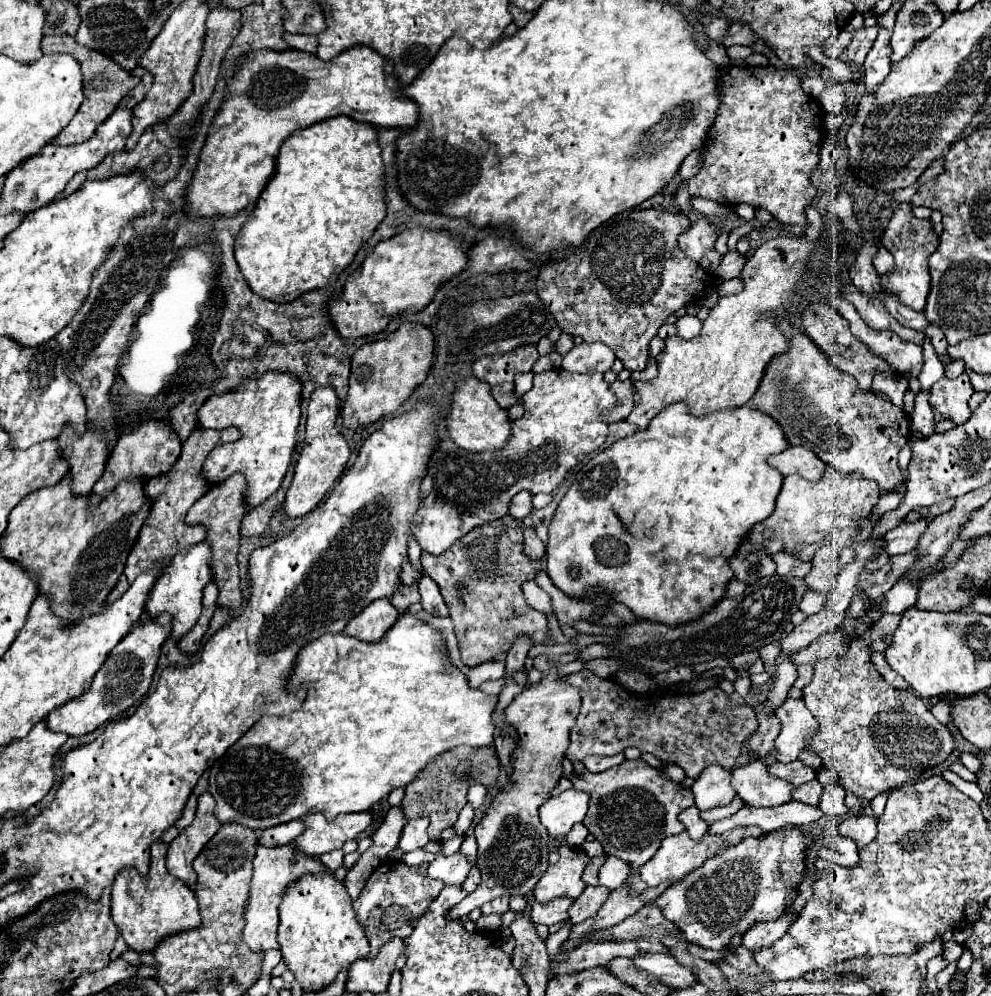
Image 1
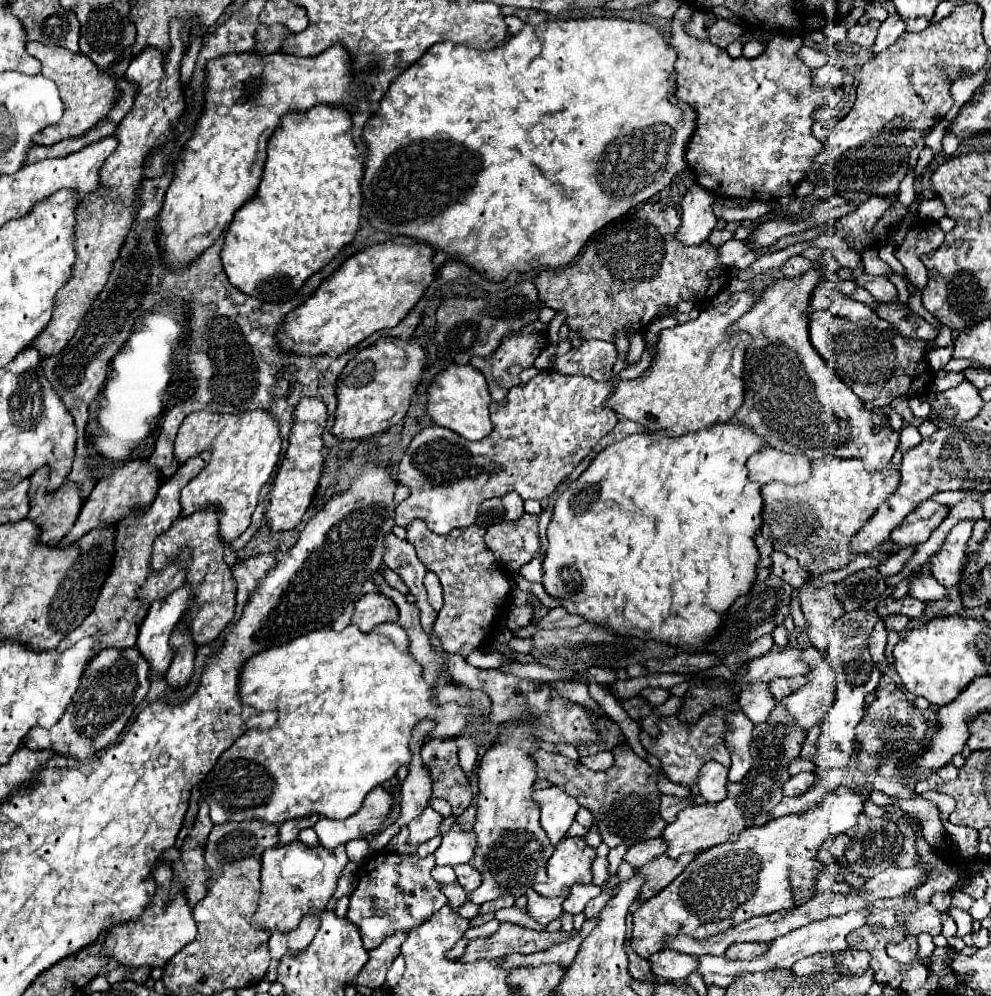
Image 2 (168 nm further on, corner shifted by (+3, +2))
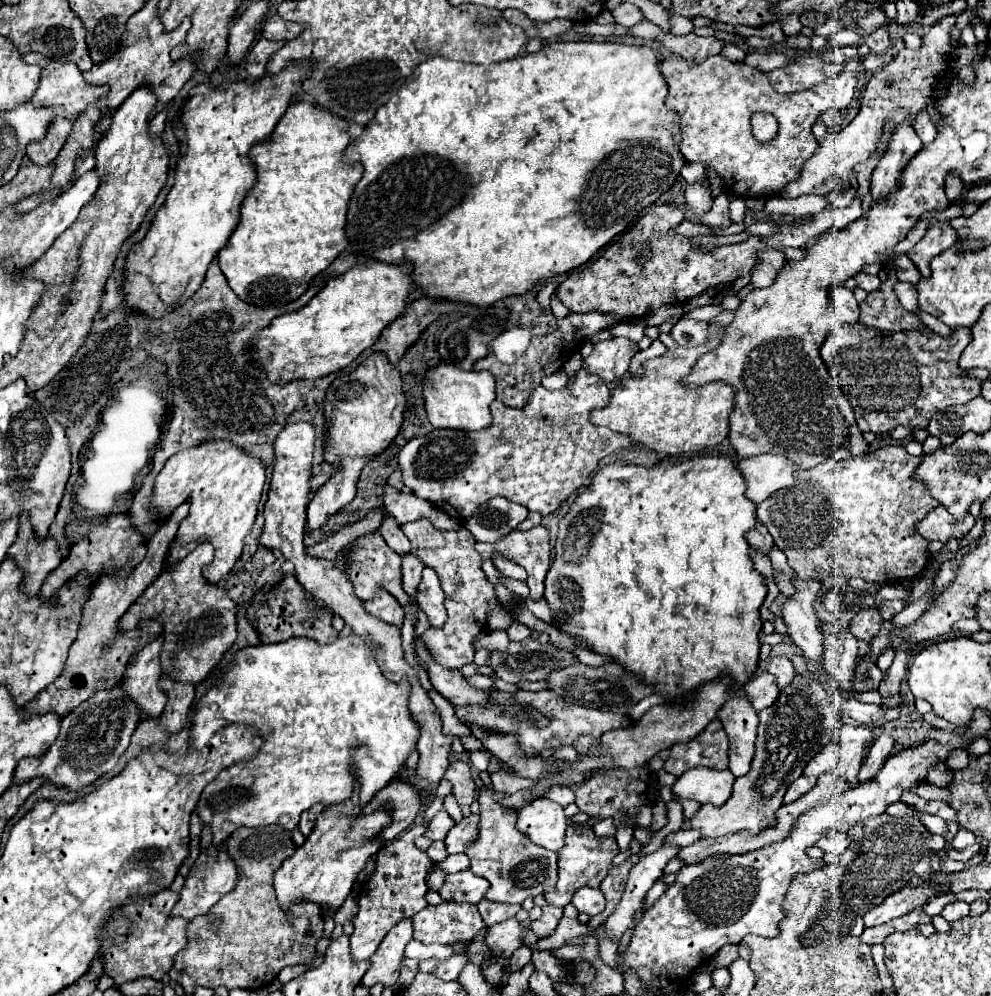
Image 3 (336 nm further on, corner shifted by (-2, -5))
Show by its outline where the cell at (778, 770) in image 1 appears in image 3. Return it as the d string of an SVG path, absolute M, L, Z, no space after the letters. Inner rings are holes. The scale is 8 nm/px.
M826 744L804 768L806 776L820 776L828 770L832 770L838 764L838 746L836 744Z

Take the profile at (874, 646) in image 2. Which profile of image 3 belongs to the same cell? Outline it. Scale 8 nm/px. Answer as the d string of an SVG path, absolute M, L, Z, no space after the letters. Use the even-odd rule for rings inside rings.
M870 608L870 610L858 612L858 614L852 618L850 630L857 639L866 642L866 644L870 644L870 642L876 638L882 622L884 622L884 620L882 620L878 608ZM858 634L860 634L862 638L860 638Z

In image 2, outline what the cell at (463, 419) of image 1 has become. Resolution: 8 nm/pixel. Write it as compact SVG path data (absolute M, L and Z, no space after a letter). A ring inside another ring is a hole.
M449 365L429 385L429 417L435 425L447 427L469 441L479 441L493 431L493 423L489 419L489 403L491 395L487 391L485 377L479 369L471 365Z

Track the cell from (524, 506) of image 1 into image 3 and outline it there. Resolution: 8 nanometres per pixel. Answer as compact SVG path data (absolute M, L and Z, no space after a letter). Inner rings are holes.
M496 496L488 500L488 504L482 504L474 516L464 520L464 526L474 534L478 542L496 542L510 530L518 528L526 516L526 506Z

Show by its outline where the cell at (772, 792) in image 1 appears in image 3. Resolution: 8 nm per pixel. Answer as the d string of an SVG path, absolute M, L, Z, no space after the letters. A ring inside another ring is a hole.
M740 694L728 700L728 704L724 704L724 708L718 714L718 720L722 722L730 738L730 748L728 748L730 772L736 778L746 776L754 752L758 714L754 712L750 700L744 694Z

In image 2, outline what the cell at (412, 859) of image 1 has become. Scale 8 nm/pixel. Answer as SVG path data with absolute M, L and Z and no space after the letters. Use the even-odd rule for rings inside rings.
M433 837L433 839L425 841L425 843L421 843L421 845L417 847L417 855L419 855L419 857L427 857L427 855L435 853L435 849L439 847L439 843L441 843L441 837Z

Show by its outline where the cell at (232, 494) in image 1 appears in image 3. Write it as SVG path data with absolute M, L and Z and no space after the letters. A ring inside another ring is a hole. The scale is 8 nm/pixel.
M200 542L176 566L166 566L164 572L140 594L132 608L120 620L120 628L136 628L140 620L156 618L164 624L164 648L160 654L162 672L170 678L200 684L210 670L220 662L224 652L236 640L236 604L228 592L204 578L202 570L212 562L214 548Z

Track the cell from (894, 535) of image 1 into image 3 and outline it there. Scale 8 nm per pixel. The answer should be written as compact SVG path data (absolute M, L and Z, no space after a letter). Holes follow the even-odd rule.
M936 506L932 512L928 512L928 516L924 520L920 520L916 524L916 532L922 538L926 538L928 542L932 542L932 540L946 542L950 536L962 538L964 534L970 532L972 526L974 526L974 518L972 516L968 516L962 522L956 522L944 506Z

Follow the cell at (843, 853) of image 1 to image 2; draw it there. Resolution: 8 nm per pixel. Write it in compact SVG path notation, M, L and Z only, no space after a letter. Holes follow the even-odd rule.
M839 833L839 835L833 835L833 837L829 839L829 843L827 843L827 845L829 845L829 849L831 849L833 857L841 859L841 857L843 857L843 853L845 853L847 843L849 843L849 837L847 837L845 833Z

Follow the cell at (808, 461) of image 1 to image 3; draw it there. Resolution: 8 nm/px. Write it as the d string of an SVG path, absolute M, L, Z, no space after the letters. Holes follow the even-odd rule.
M760 454L754 458L742 458L738 466L748 484L746 496L756 504L766 500L780 488L790 488L792 484L796 484L798 466L786 456Z

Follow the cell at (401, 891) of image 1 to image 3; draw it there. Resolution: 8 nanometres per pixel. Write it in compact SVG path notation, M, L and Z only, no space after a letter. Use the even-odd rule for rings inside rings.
M414 826L378 850L376 870L370 876L364 894L360 896L360 910L354 918L354 932L350 936L350 950L354 960L368 960L384 936L402 920L412 918L416 912L428 906L426 892L428 892L428 874L434 870L434 862L428 860L426 852L414 846L414 838L426 832L424 826Z

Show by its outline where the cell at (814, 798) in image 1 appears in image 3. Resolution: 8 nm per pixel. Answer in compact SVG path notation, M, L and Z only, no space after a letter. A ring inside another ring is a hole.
M800 776L796 782L790 784L790 788L788 788L786 796L784 796L784 804L790 804L790 802L802 798L806 792L812 790L814 784L816 784L816 778L812 778L812 776L810 778L808 776Z

